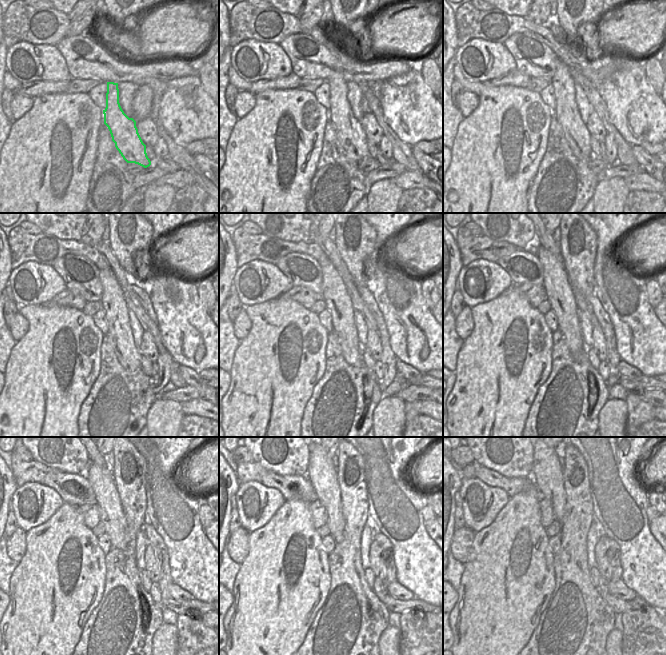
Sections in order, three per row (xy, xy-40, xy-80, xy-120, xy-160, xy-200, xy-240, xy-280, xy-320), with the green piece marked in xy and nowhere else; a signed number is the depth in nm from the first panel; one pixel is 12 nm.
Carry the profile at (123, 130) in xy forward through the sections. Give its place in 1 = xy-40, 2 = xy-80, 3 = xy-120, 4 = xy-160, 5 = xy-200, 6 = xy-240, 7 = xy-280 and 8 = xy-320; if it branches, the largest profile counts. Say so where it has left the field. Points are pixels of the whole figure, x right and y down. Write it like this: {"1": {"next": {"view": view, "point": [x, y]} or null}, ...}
{"1": {"next": {"view": "xy-40", "point": [349, 130]}}, "2": {"next": {"view": "xy-80", "point": [566, 112]}}, "3": {"next": {"view": "xy-120", "point": [113, 303]}}, "4": {"next": {"view": "xy-160", "point": [338, 302]}}, "5": {"next": {"view": "xy-200", "point": [559, 294]}}, "6": {"next": {"view": "xy-240", "point": [101, 480]}}, "7": {"next": {"view": "xy-280", "point": [321, 473]}}, "8": {"next": {"view": "xy-320", "point": [547, 474]}}}

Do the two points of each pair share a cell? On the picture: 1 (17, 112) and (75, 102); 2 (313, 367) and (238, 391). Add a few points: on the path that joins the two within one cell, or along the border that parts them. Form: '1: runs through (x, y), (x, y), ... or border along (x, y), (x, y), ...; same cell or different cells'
1: border along (34, 98), (32, 106), (14, 120); different cells
2: runs through (294, 381), (273, 383), (265, 391), (257, 391); same cell

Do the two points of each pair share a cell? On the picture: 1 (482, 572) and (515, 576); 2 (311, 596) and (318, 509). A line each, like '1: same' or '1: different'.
1: same
2: different

